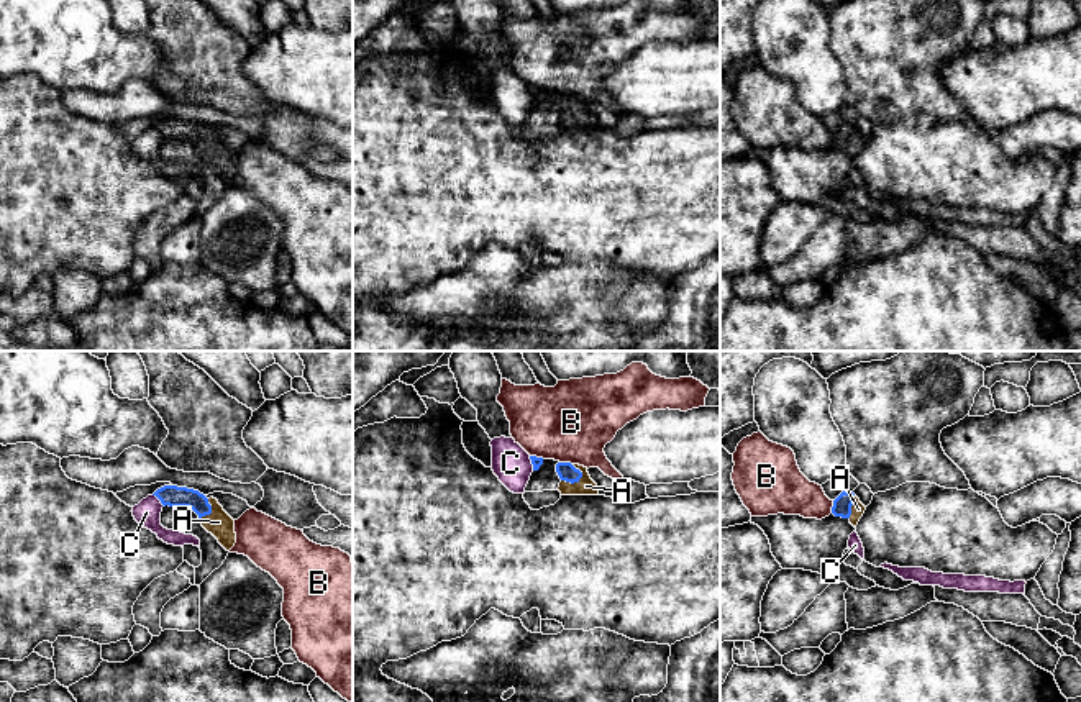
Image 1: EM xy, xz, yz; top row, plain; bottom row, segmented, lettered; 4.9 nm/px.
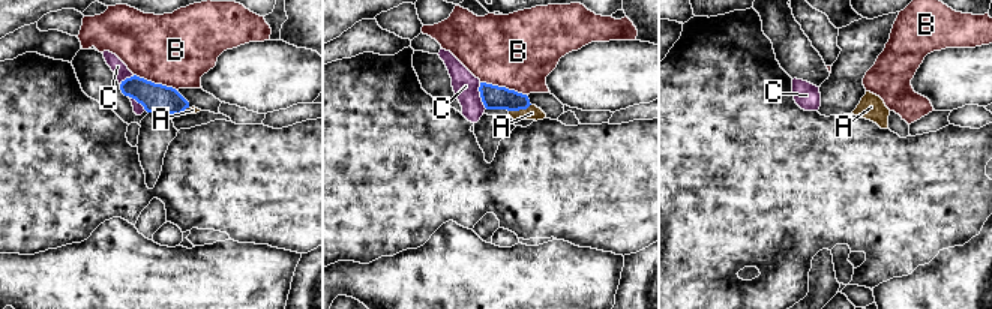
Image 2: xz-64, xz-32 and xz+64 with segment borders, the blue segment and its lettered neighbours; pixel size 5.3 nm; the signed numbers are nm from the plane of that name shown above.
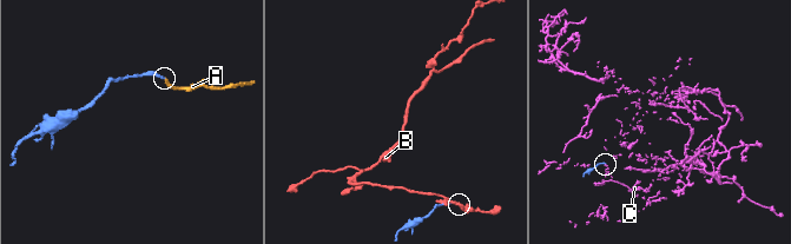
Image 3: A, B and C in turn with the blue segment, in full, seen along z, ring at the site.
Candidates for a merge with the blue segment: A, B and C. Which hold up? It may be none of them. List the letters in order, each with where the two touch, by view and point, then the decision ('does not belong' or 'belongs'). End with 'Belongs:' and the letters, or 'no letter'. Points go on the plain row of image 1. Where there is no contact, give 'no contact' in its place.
A: xz (573, 115) | belongs
B: xz (566, 95) | does not belong
C: xy (159, 132) | does not belong
Belongs: A

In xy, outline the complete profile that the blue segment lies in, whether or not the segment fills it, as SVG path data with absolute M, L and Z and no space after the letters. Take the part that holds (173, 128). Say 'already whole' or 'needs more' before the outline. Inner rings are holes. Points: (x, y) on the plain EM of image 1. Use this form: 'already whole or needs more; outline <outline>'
needs more; outline M164 118L153 128L156 128L164 139L192 141L198 148L202 159L212 166L226 184L235 179L235 153L223 143L217 131L207 131L198 123L177 118Z

